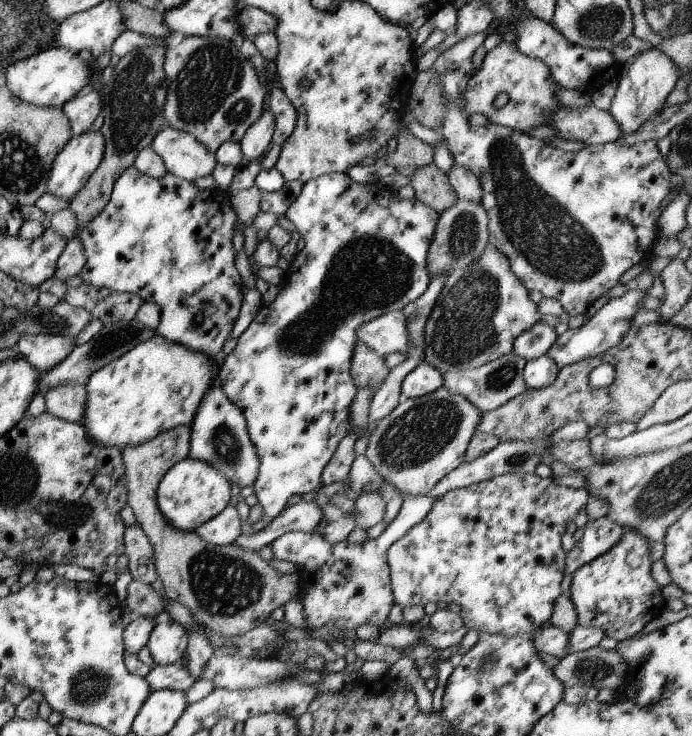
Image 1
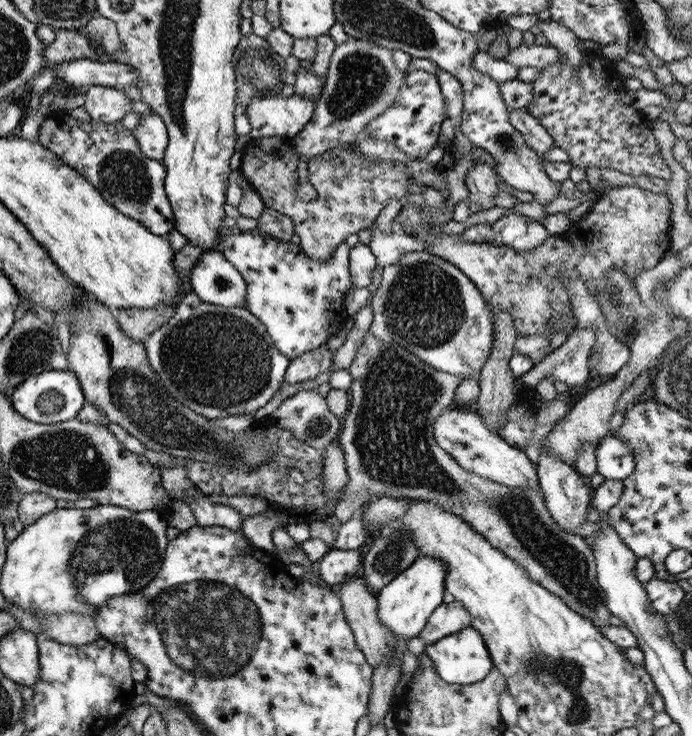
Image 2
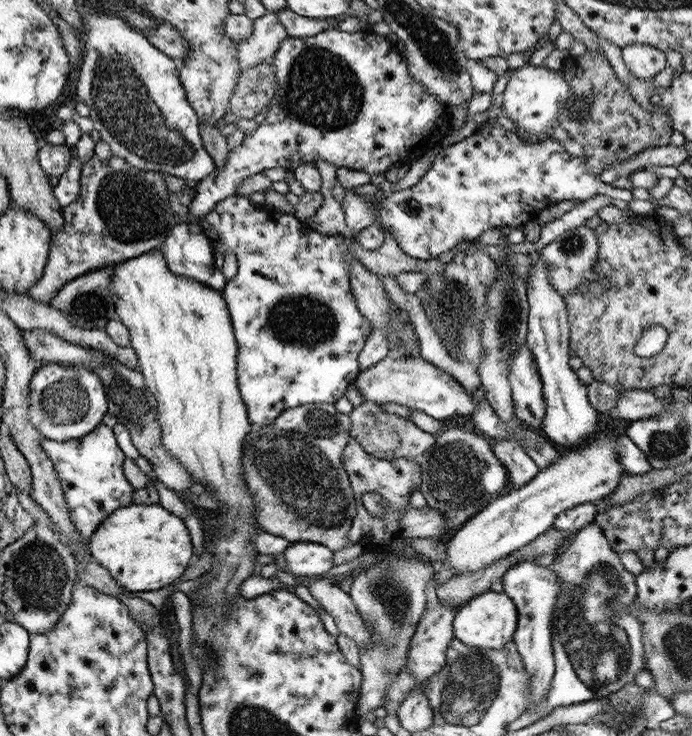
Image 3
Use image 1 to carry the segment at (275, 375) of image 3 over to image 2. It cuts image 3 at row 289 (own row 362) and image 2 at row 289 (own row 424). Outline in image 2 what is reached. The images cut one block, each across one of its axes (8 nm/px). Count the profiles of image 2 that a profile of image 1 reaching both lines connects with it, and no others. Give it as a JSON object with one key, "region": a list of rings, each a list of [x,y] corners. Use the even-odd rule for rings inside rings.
{"region":[[[231,227],[222,232],[219,250],[245,281],[247,310],[261,322],[275,348],[288,359],[321,346],[329,336],[340,330],[343,319],[349,316],[342,303],[345,293],[352,287],[345,244],[338,244],[327,260],[318,261],[309,258],[297,242],[281,241],[272,236],[259,234],[256,228],[241,232],[237,227]]]}

